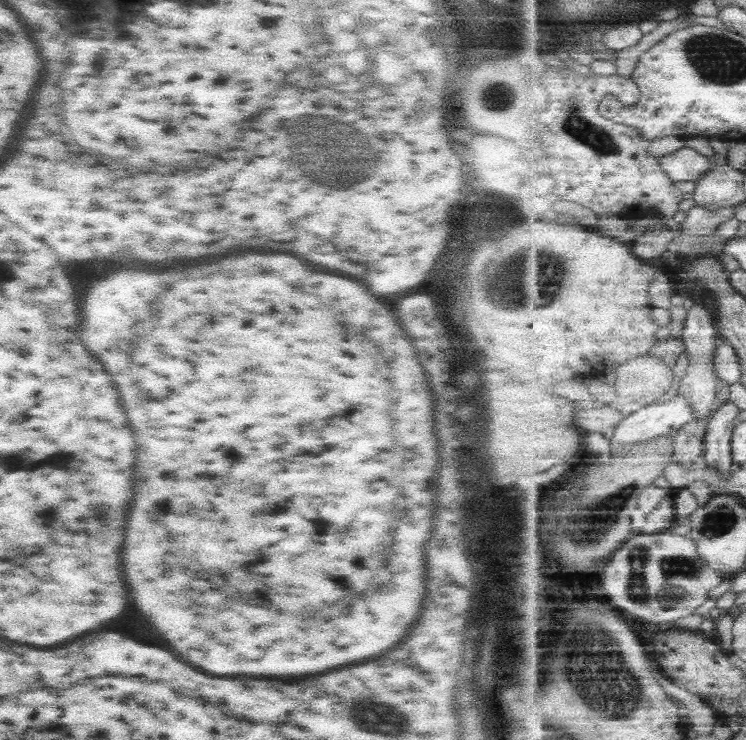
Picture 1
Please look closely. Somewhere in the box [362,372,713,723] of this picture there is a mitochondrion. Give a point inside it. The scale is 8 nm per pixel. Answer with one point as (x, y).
(613, 689)

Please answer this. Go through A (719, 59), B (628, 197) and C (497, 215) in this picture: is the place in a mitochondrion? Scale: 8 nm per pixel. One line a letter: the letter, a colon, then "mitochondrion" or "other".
A: mitochondrion
B: other
C: mitochondrion

